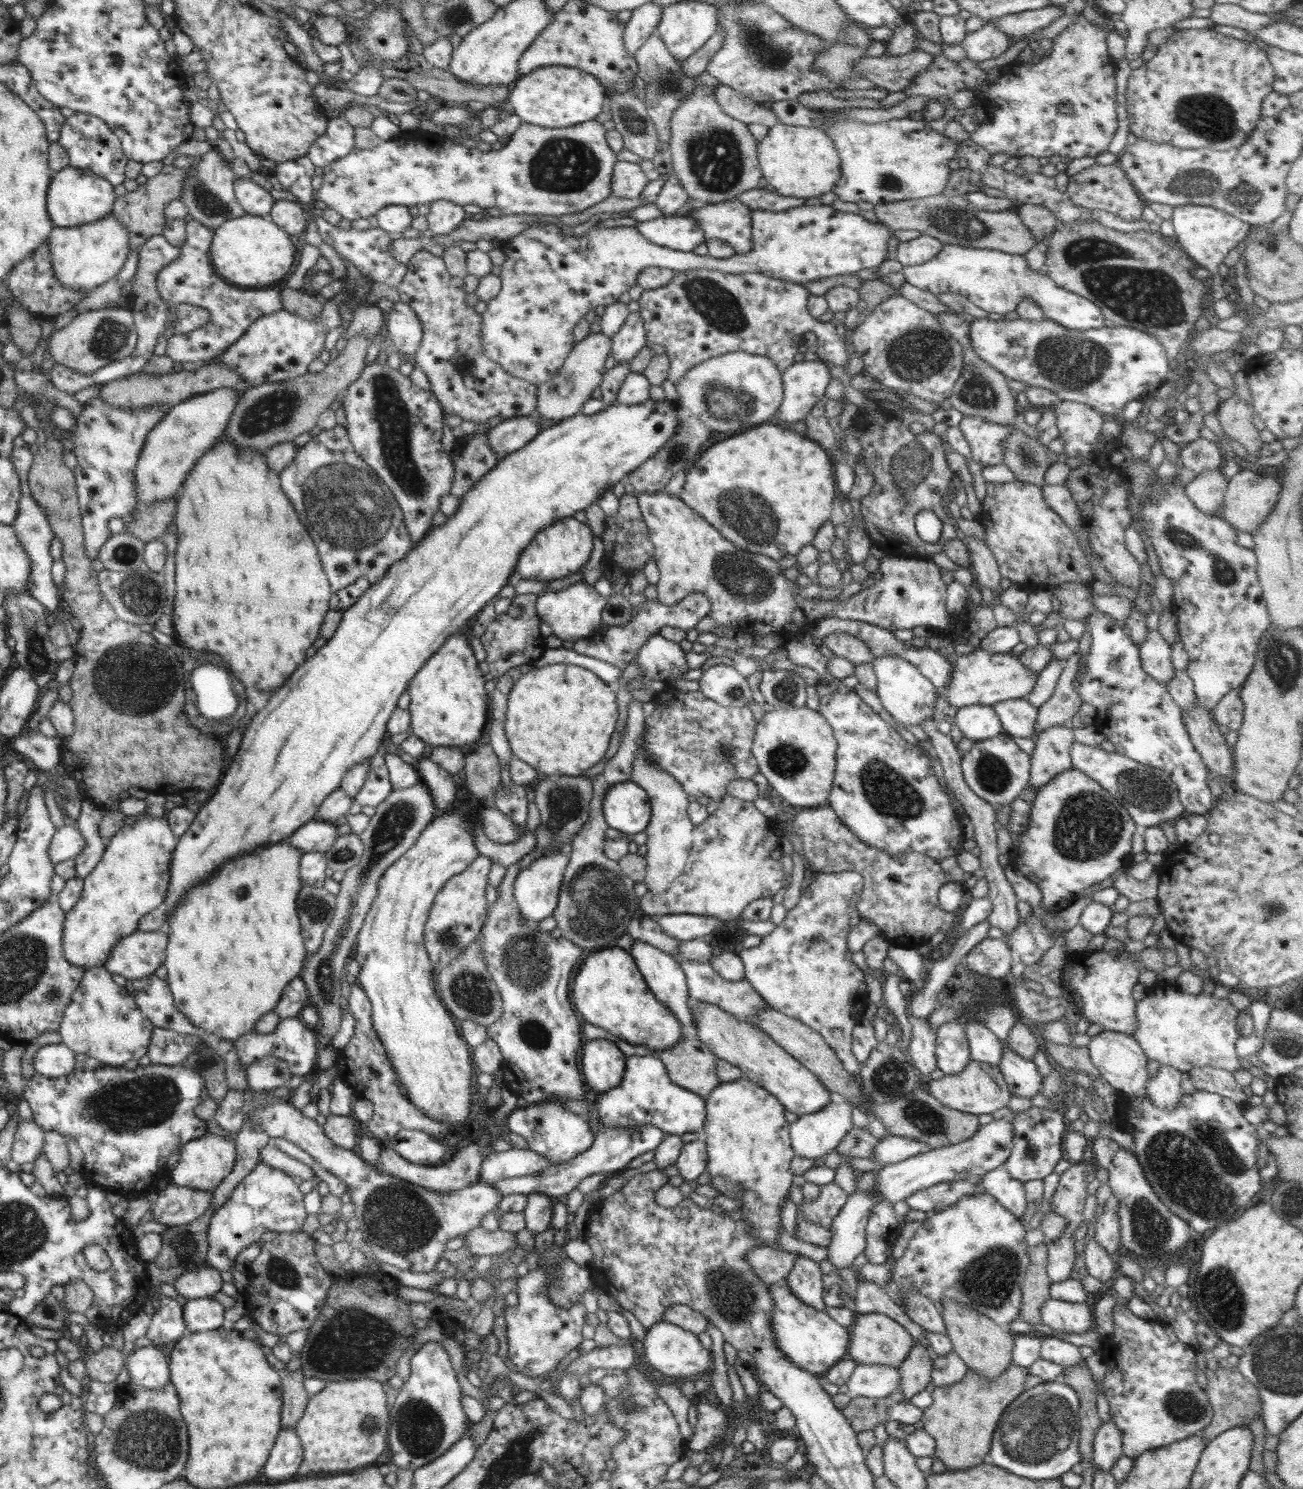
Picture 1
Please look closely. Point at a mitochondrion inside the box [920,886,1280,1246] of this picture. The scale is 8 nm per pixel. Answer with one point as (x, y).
(1193, 1167)

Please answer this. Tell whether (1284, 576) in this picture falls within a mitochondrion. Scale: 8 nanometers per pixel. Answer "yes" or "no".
no

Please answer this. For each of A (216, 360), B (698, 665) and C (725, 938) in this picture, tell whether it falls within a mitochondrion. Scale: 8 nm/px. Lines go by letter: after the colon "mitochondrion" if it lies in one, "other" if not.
A: other
B: other
C: other

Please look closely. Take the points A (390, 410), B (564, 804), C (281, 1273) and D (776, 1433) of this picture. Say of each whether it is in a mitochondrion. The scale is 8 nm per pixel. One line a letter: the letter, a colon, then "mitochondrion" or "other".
A: mitochondrion
B: mitochondrion
C: mitochondrion
D: other

